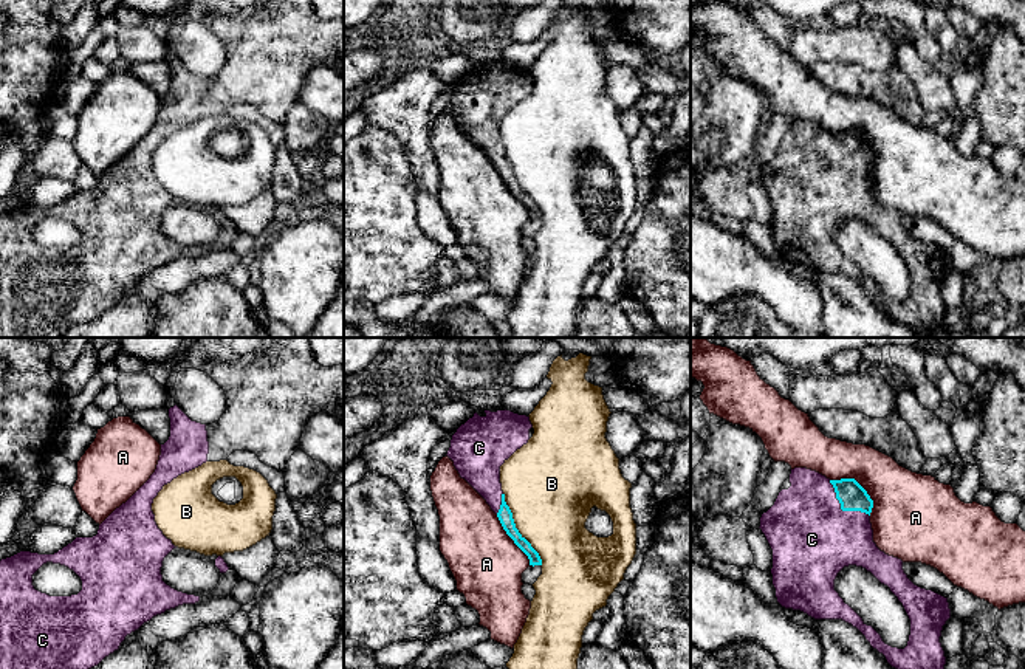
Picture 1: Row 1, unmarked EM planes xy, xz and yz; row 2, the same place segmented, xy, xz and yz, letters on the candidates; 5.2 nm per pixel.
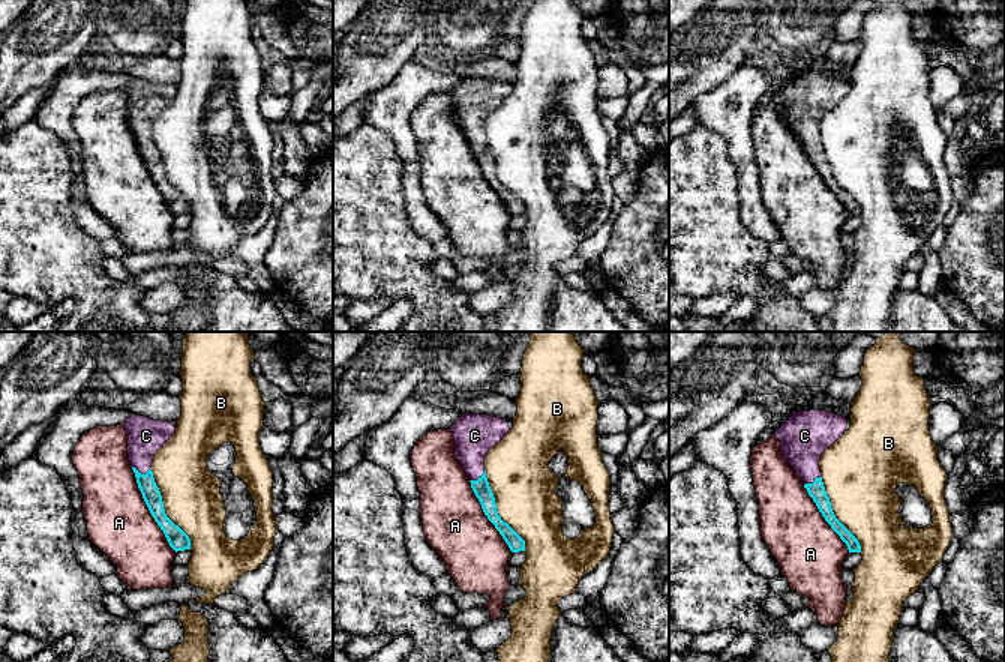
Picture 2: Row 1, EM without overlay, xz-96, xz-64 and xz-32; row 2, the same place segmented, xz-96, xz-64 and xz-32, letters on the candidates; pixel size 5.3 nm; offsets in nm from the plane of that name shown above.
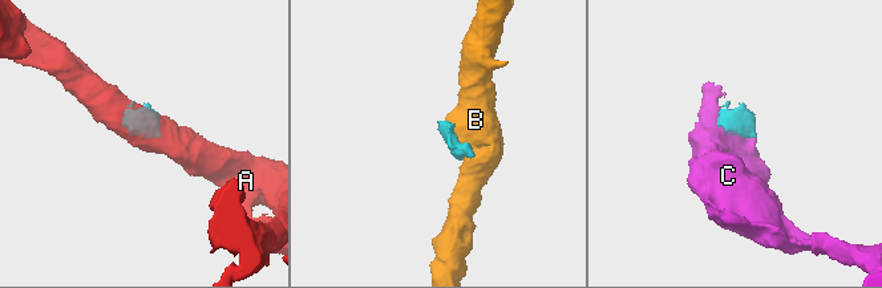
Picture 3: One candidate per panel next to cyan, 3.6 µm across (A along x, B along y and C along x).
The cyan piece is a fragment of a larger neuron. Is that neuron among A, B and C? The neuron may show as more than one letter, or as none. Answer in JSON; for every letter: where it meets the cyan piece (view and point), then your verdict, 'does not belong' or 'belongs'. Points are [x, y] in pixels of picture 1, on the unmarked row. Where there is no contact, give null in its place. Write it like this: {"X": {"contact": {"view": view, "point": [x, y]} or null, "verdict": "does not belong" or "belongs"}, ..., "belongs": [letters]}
{"A": {"contact": {"view": "yz", "point": [860, 138]}, "verdict": "does not belong"}, "B": {"contact": {"view": "xz", "point": [516, 181]}, "verdict": "does not belong"}, "C": {"contact": {"view": "yz", "point": [841, 161]}, "verdict": "belongs"}, "belongs": ["C"]}

